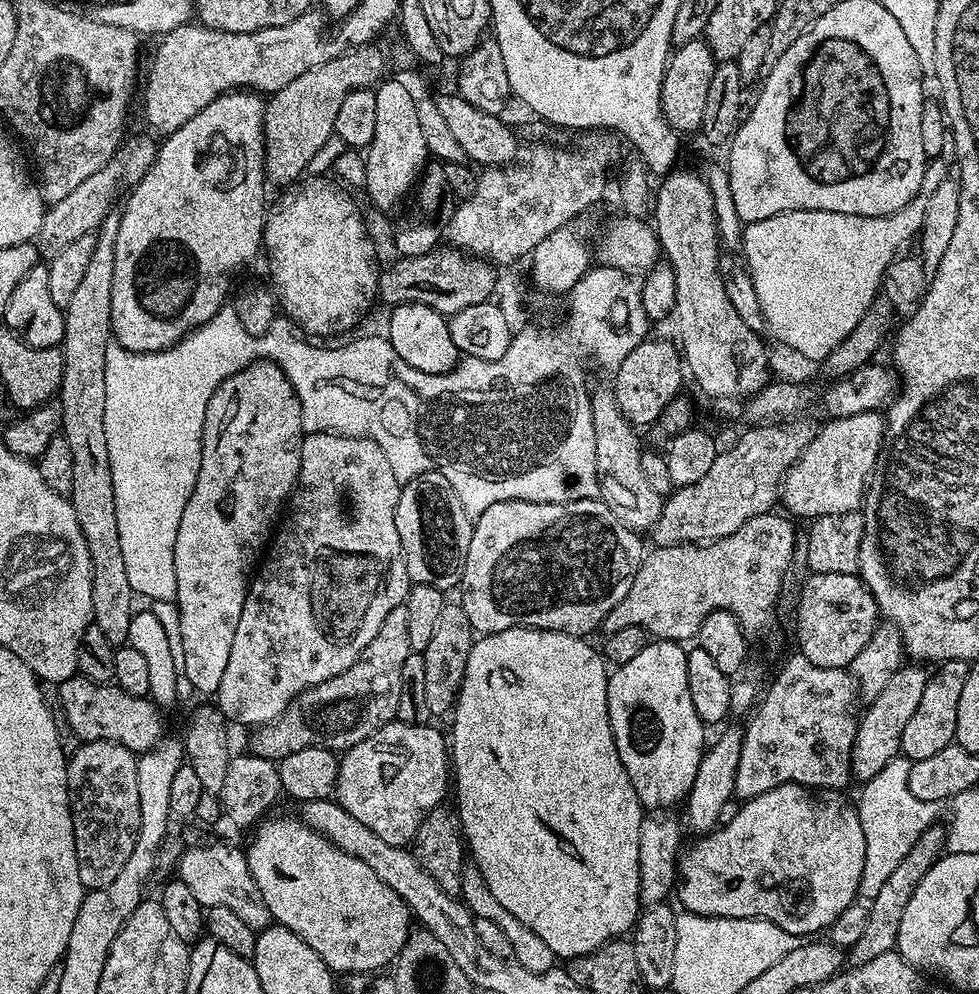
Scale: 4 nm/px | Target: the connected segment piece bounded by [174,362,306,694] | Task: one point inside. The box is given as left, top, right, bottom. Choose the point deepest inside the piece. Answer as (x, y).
(253, 432)

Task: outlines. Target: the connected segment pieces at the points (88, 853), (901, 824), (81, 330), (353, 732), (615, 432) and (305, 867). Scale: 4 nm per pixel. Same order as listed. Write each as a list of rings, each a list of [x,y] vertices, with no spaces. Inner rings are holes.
[[[89,740],[67,762],[78,878],[85,890],[110,886],[138,842],[142,810],[138,810],[137,753],[109,740]]]
[[[901,754],[895,756],[874,778],[863,781],[860,792],[860,800],[855,801],[856,813],[862,822],[862,834],[866,834],[866,862],[862,866],[862,878],[860,879],[859,895],[865,901],[872,900],[878,890],[882,890],[886,878],[890,878],[894,866],[910,854],[914,842],[930,827],[933,827],[938,811],[937,805],[927,804],[908,789],[908,771],[912,761]]]
[[[113,210],[105,214],[103,222],[96,229],[94,235],[94,255],[90,258],[89,265],[77,287],[76,292],[70,298],[70,302],[65,306],[64,310],[64,343],[62,351],[64,354],[64,369],[62,370],[62,382],[58,393],[58,403],[62,410],[62,426],[60,431],[66,438],[66,442],[70,445],[72,460],[74,462],[74,486],[72,487],[72,495],[70,497],[74,506],[74,514],[78,518],[78,526],[82,526],[82,538],[86,538],[86,546],[90,550],[90,558],[92,559],[92,623],[98,626],[98,630],[102,630],[102,634],[106,634],[106,642],[110,642],[114,646],[124,646],[128,643],[128,635],[130,634],[130,622],[132,621],[132,613],[134,611],[134,593],[130,586],[130,578],[126,578],[126,562],[122,562],[122,546],[118,546],[118,510],[114,510],[114,478],[110,478],[110,450],[106,450],[106,350],[108,345],[113,343],[112,319],[110,318],[110,290],[114,288],[114,246],[118,242],[118,226],[120,225],[120,212]]]
[[[399,604],[386,614],[378,634],[374,634],[374,642],[366,646],[364,655],[354,662],[342,674],[326,678],[326,682],[316,684],[300,692],[290,702],[290,706],[277,720],[255,729],[252,736],[251,755],[261,756],[267,760],[280,761],[298,750],[307,748],[331,748],[333,750],[347,750],[358,742],[370,738],[382,726],[393,723],[396,720],[398,710],[398,694],[402,690],[402,662],[406,662],[410,651],[409,625],[406,615],[406,606]]]
[[[611,387],[600,388],[590,396],[594,422],[594,458],[596,477],[600,483],[599,499],[612,511],[614,518],[637,534],[651,530],[664,509],[665,497],[646,483],[642,474],[642,445],[637,429],[622,414]]]
[[[295,815],[275,816],[265,819],[251,833],[252,841],[246,847],[248,869],[258,884],[258,890],[262,890],[262,902],[266,902],[273,921],[294,930],[294,934],[298,934],[298,938],[302,938],[302,942],[306,942],[306,946],[310,946],[310,950],[314,950],[314,954],[318,954],[333,973],[376,974],[387,969],[384,967],[387,964],[389,967],[400,955],[402,946],[406,946],[408,933],[414,924],[406,902],[402,902],[402,898],[398,898],[398,894],[394,894],[394,890],[390,890],[390,886],[386,886],[386,882],[366,866],[366,862],[354,858],[354,854],[338,850]]]

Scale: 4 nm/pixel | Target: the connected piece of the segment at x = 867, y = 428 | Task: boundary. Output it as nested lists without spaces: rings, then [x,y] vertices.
[[[863,412],[846,418],[828,420],[824,425],[821,423],[810,446],[802,450],[800,457],[784,475],[782,508],[784,504],[785,509],[783,508],[783,511],[793,517],[808,516],[807,518],[857,511],[864,503],[864,494],[870,483],[870,477],[876,471],[880,449],[884,447],[885,427],[886,420],[880,412]]]

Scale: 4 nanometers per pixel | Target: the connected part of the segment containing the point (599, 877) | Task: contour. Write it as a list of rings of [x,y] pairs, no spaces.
[[[507,628],[481,635],[473,643],[468,655],[464,680],[460,683],[460,693],[456,695],[454,711],[450,716],[450,772],[454,777],[454,796],[456,792],[454,812],[471,863],[482,874],[482,878],[486,878],[490,894],[494,894],[494,898],[498,898],[498,902],[502,902],[502,906],[506,906],[506,910],[518,918],[518,922],[530,926],[530,930],[534,930],[534,934],[538,934],[538,938],[542,938],[542,942],[546,942],[546,946],[550,946],[556,957],[564,962],[590,954],[609,940],[631,933],[642,911],[638,878],[638,830],[642,830],[646,809],[634,790],[634,782],[630,782],[630,774],[626,774],[626,766],[622,766],[622,758],[618,758],[608,717],[610,672],[608,668],[604,669],[605,657],[597,649],[596,653],[588,642],[579,636],[541,628]]]

